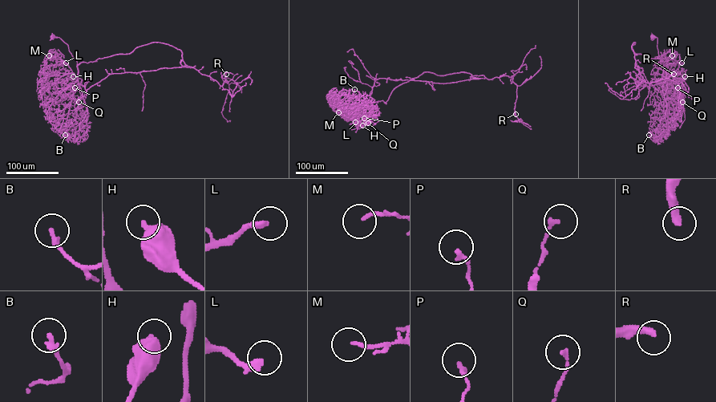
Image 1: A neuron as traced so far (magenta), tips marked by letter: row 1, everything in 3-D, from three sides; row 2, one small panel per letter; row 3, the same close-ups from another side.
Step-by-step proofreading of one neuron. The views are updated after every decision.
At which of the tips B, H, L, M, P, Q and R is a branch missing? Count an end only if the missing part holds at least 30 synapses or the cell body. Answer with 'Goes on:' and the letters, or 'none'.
Goes on: R

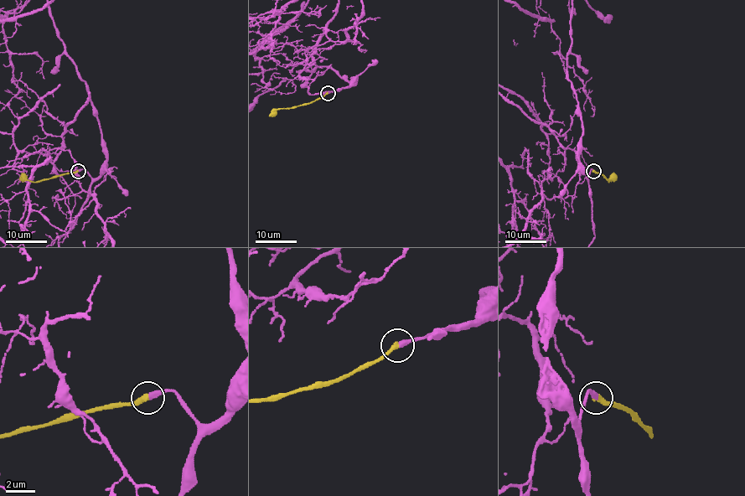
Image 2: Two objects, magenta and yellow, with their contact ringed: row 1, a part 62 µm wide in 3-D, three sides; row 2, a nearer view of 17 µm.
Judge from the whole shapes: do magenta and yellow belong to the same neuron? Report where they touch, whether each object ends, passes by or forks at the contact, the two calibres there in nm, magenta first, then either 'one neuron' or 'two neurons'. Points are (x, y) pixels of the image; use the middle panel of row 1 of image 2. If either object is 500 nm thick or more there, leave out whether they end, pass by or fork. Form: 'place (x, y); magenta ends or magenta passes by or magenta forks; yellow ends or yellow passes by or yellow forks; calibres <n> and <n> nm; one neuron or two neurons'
place (328, 93); magenta ends; yellow ends; calibres 360 and 340 nm; one neuron

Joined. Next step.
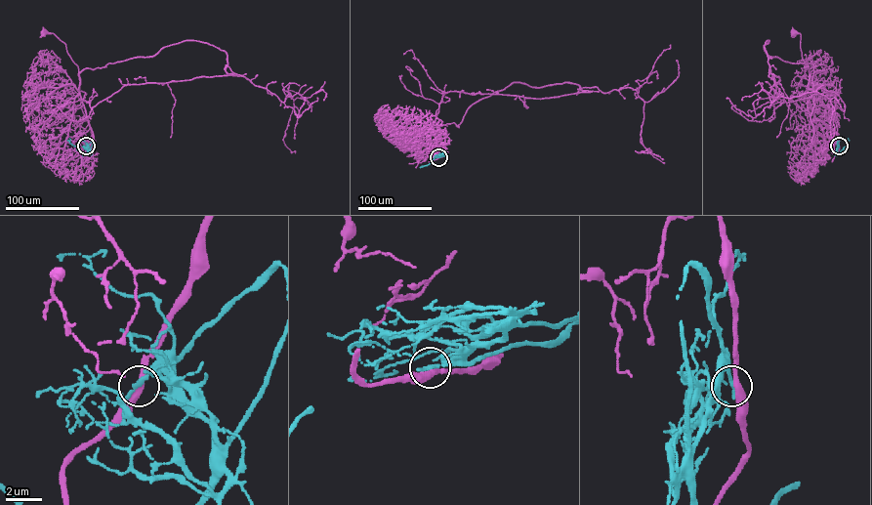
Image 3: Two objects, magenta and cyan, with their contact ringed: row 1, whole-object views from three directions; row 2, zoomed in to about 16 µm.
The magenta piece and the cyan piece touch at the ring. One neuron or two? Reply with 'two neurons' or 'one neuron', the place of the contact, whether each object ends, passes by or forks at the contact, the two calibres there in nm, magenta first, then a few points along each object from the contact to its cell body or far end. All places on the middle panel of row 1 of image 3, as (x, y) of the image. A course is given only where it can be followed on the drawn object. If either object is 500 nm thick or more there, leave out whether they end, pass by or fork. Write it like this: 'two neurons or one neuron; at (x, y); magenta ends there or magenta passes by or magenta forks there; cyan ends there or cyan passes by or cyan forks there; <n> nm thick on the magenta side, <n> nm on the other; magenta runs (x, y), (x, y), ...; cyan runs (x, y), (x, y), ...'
two neurons; at (438, 157); magenta passes by; cyan ends there; 360 nm thick on the magenta side, 240 nm on the other; magenta runs (438, 157), (431, 153), (444, 93), (589, 91), (512, 82), (473, 104), (458, 126), (432, 128), (395, 110); cyan runs (438, 157), (441, 155), (436, 154), (430, 163), (422, 166)

